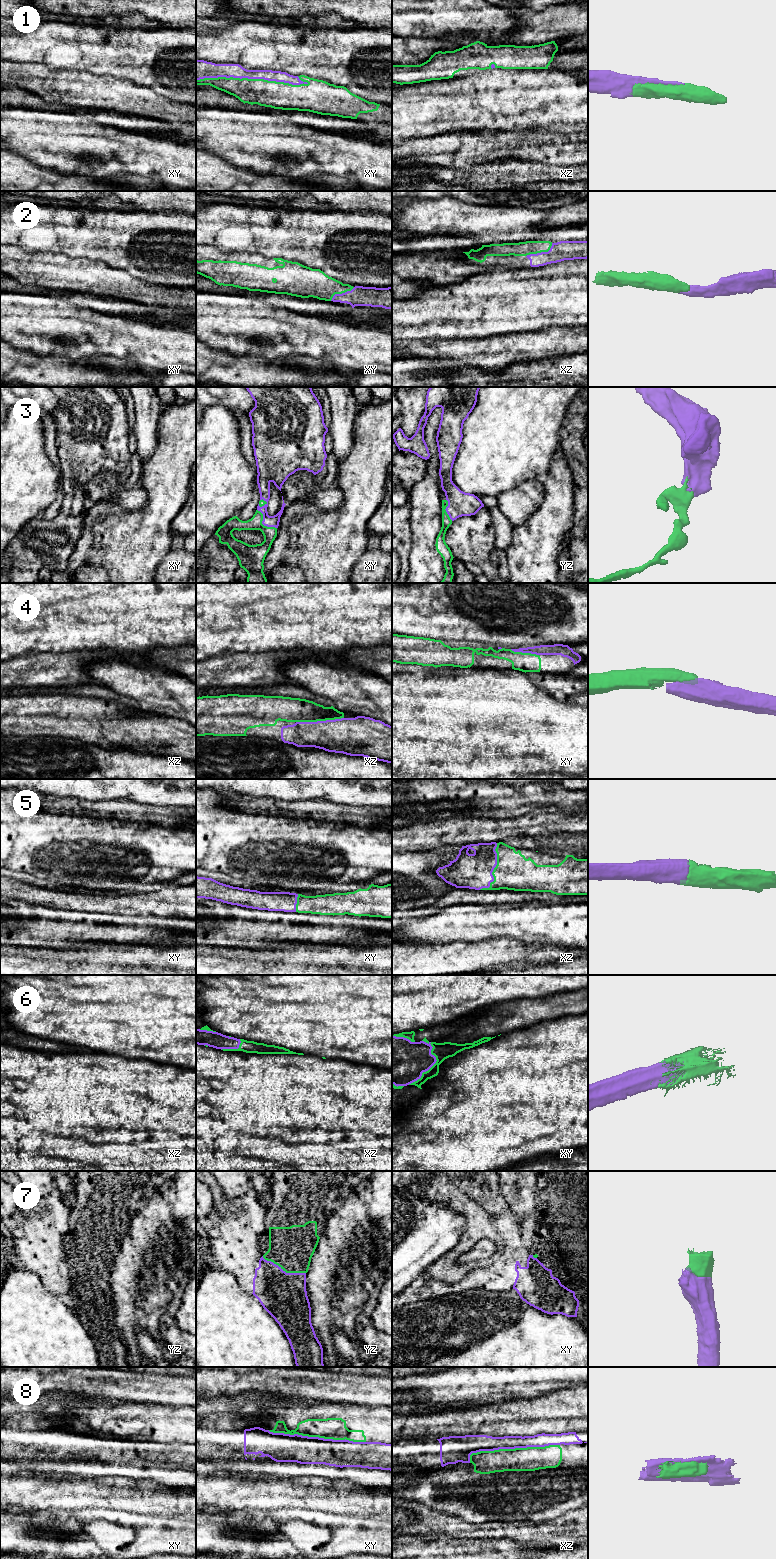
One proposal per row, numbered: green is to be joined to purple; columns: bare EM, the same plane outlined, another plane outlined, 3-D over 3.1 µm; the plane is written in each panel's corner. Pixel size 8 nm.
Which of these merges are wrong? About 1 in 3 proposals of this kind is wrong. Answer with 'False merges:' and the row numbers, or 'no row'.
False merges: 8

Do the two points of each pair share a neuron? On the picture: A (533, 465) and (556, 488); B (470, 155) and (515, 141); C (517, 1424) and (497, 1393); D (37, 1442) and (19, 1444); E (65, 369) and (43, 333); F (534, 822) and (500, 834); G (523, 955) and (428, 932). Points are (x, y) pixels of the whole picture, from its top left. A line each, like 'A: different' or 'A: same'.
A: different
B: same
C: different
D: same
E: different
F: same
G: different

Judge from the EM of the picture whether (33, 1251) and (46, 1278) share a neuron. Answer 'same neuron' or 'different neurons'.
same neuron

